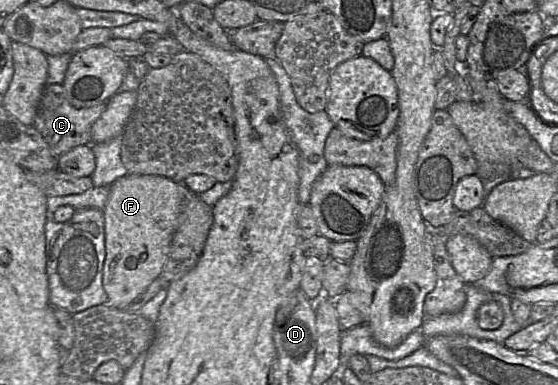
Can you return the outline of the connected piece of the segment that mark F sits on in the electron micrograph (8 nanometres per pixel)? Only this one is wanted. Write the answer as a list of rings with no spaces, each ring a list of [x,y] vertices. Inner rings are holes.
[[[127,174],[118,178],[110,185],[111,191],[108,197],[108,201],[104,208],[105,217],[105,248],[106,258],[103,267],[103,288],[108,295],[107,304],[119,310],[124,310],[134,299],[136,299],[145,289],[160,275],[164,264],[167,261],[169,248],[174,235],[174,232],[178,226],[178,218],[181,211],[181,206],[184,203],[184,199],[187,197],[187,191],[190,191],[183,183],[175,182],[174,180],[160,176],[160,175],[136,175]]]

